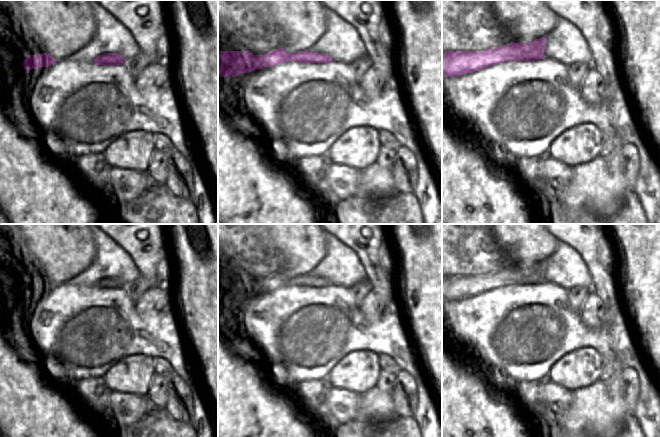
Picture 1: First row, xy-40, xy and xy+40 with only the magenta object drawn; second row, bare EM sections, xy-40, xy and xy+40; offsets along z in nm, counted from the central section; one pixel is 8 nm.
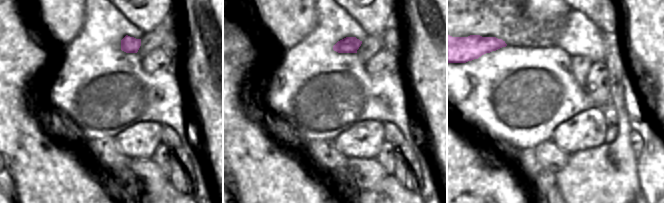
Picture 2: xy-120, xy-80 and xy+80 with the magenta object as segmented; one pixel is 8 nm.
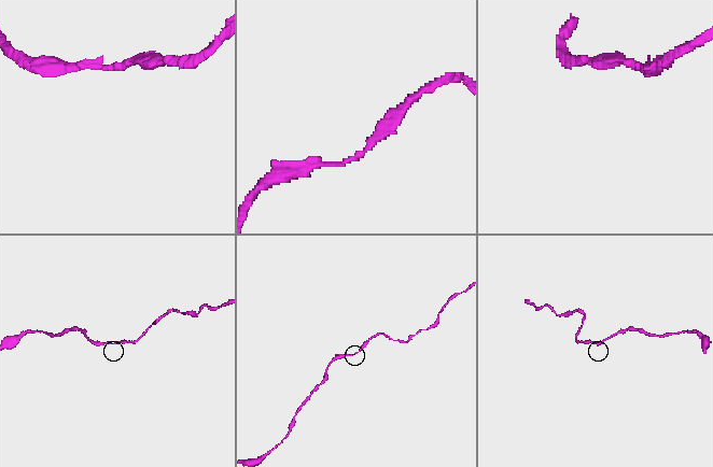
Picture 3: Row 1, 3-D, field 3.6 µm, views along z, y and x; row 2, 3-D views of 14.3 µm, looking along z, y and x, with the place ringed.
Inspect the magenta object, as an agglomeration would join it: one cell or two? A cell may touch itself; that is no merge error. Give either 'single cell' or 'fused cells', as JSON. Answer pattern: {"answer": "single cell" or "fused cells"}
{"answer": "single cell"}

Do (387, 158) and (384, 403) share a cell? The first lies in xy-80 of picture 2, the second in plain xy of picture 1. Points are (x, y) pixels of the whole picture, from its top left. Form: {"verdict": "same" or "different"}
{"verdict": "different"}

